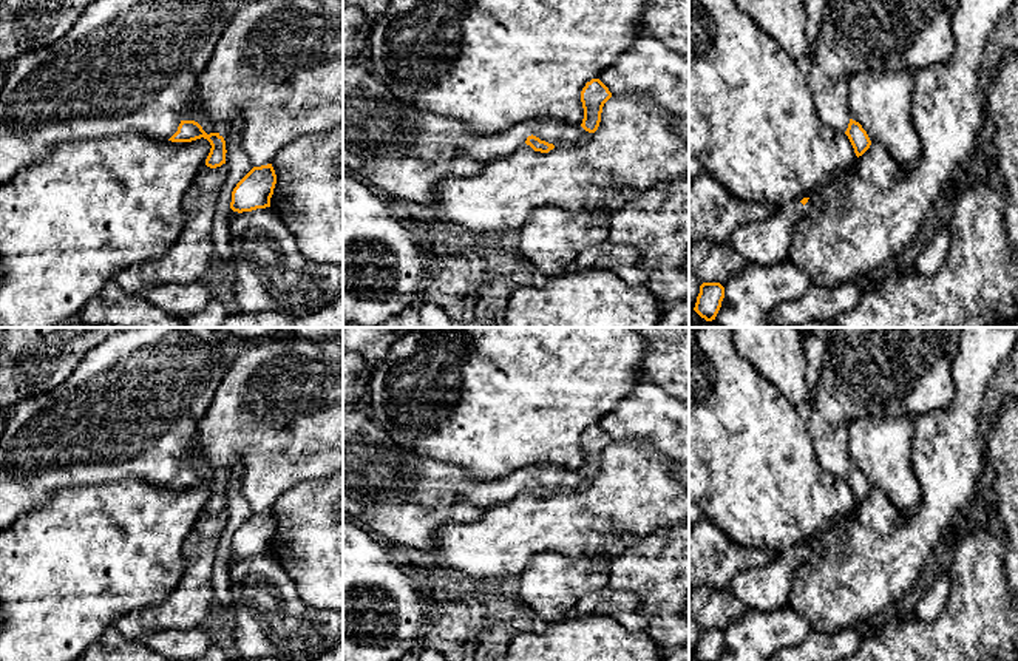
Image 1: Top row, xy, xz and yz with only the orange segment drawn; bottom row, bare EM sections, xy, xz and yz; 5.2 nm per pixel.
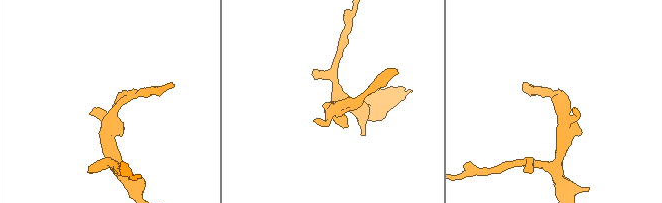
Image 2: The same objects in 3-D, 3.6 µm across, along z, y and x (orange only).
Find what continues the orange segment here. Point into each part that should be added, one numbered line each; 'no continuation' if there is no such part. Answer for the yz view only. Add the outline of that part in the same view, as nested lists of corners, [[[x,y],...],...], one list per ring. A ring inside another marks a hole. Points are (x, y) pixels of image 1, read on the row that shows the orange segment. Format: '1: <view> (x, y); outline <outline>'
1: yz (916, 34); outline [[[826,0],[817,39],[809,45],[806,82],[822,122],[845,133],[850,124],[847,77],[864,71],[916,73],[953,56],[952,19],[959,0]]]

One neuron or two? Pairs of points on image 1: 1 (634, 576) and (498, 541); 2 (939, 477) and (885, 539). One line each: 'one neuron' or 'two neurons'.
1: two neurons
2: one neuron

